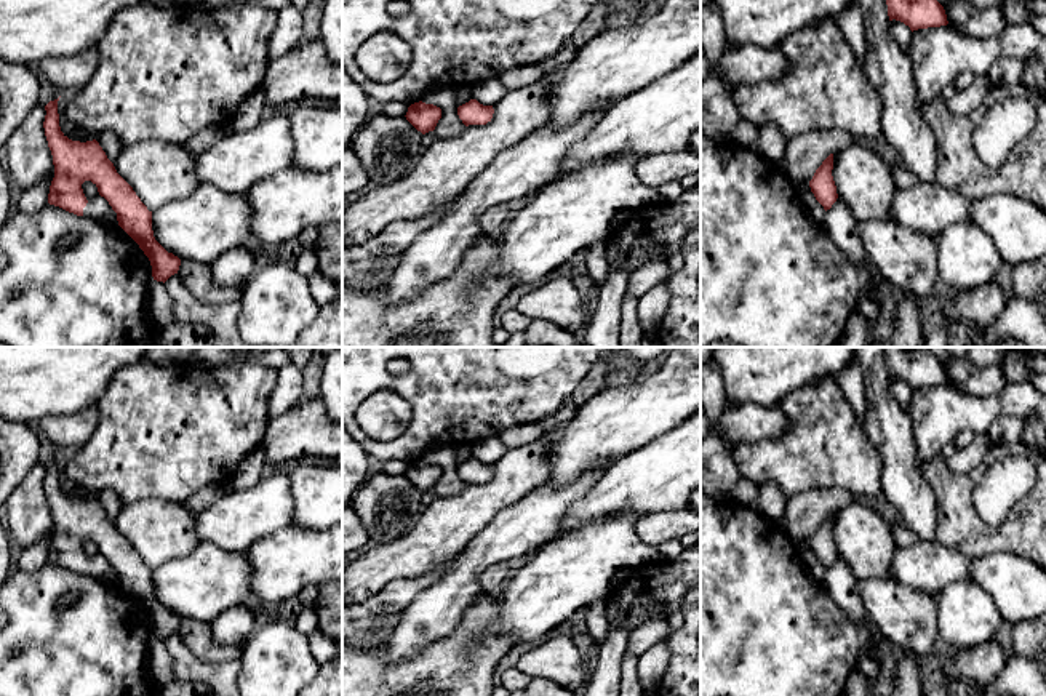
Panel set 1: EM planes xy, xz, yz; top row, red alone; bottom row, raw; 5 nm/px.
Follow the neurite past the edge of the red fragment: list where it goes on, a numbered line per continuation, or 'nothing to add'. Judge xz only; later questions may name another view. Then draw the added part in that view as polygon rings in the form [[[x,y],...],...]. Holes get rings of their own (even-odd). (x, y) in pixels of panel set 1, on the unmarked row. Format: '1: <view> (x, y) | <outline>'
1: xz (463, 452) | [[[459,445],[454,448],[456,453],[456,466],[469,461],[470,458],[473,458],[473,446],[469,445]]]

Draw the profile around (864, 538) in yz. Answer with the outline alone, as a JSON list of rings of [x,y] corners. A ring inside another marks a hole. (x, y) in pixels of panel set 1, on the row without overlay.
[[[856,501],[833,512],[836,552],[857,581],[891,578],[897,550],[891,526],[867,502]]]

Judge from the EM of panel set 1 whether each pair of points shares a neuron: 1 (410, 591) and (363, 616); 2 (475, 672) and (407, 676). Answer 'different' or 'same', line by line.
1: same
2: same

